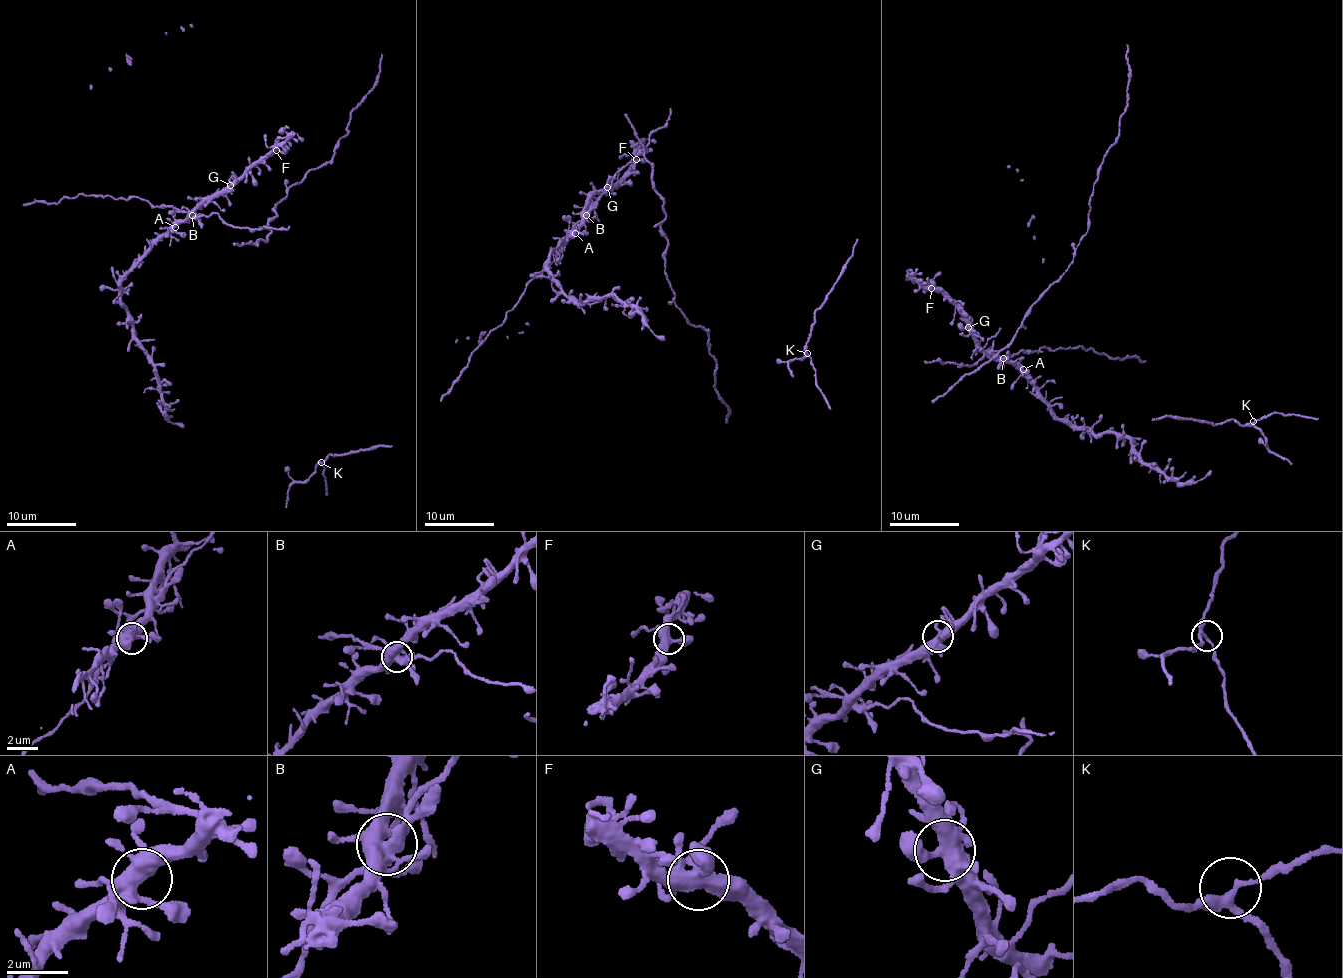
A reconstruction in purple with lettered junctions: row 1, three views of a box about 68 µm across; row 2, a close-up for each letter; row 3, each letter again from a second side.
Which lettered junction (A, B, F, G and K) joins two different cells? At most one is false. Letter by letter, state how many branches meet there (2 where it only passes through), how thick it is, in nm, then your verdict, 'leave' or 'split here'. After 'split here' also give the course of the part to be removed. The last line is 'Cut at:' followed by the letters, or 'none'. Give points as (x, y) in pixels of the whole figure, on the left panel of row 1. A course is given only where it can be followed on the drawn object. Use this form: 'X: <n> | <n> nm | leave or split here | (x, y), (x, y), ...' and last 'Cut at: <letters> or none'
A: 7 | 460 nm | leave
B: 8 | 550 nm | leave
F: 6 | 440 nm | leave
G: 7 | 460 nm | leave
K: 3 | 240 nm | leave
Cut at: none

